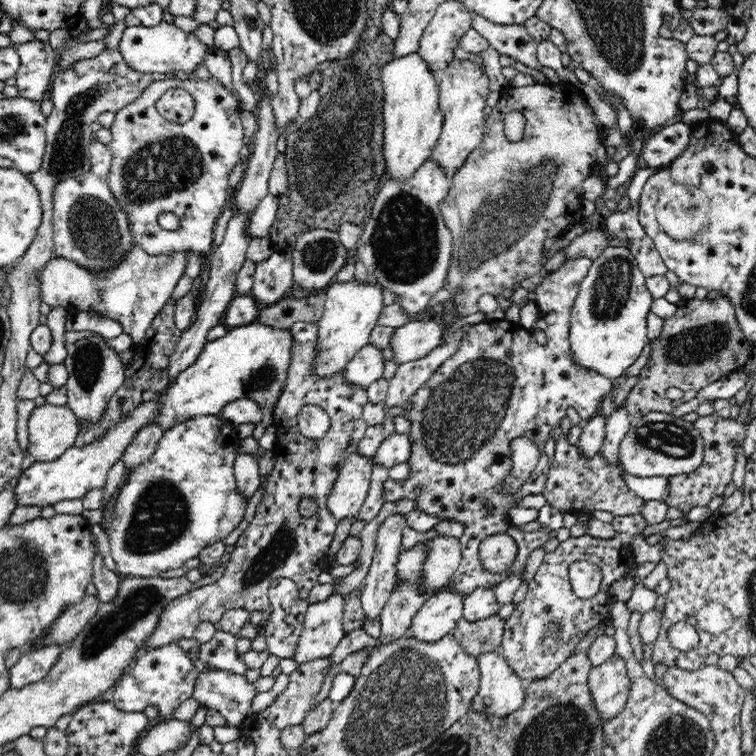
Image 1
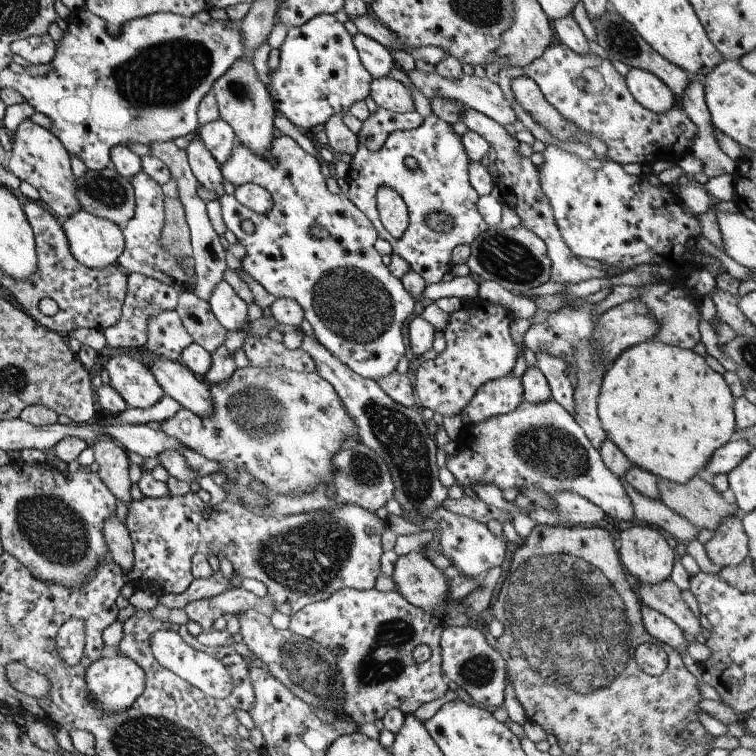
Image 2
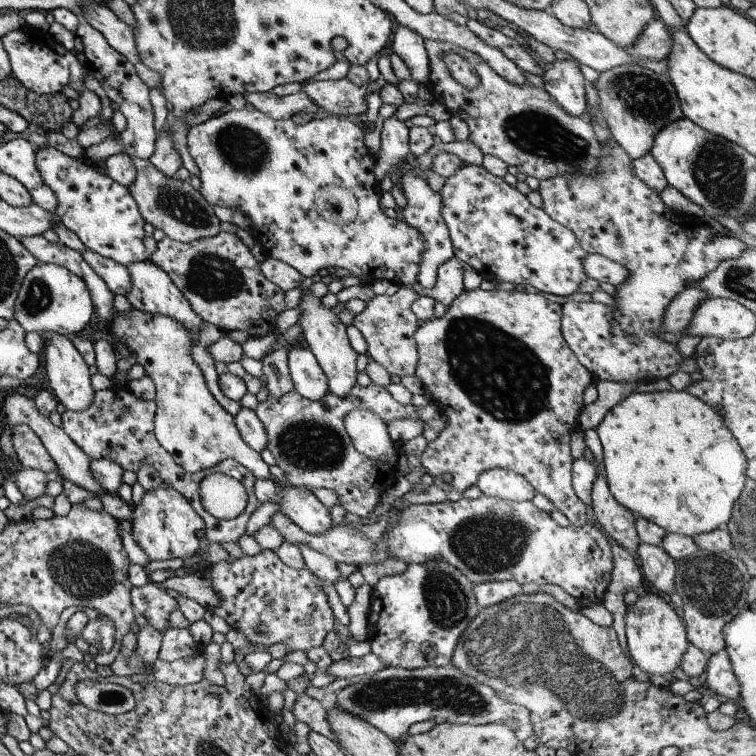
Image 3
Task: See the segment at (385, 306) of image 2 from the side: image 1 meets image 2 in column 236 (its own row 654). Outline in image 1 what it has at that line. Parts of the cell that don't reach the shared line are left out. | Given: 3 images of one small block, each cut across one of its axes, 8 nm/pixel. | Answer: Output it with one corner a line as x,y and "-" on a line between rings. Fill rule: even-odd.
218,629
209,642
202,643
200,648
201,662
206,669
214,671
230,671
244,675
248,665
244,663
242,654
236,649
237,635
230,634
224,629
-
170,642
146,651
126,670
114,686
113,703
124,712
144,712
148,707
156,707
159,722
174,719
173,714
182,702
193,698
198,670
188,660
187,653
177,642

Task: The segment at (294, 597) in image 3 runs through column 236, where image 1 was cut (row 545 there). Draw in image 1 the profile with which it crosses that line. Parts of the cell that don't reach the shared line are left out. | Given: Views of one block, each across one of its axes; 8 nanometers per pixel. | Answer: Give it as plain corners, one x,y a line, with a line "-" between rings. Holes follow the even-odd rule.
641,514
614,517
611,522
616,536
608,539
565,533
558,547
545,554
544,560
528,581
526,598
515,606
505,622
505,631
500,646
500,654
505,656
514,672
526,682
540,680
550,676
569,656
578,652
576,646
594,626
606,624
611,620
611,606
616,601
610,594
610,588
617,580
632,574
634,558
630,555
630,546
636,536
644,535
649,524
-
578,560
596,564
602,571
600,592
592,599
580,599
574,595
569,581
569,566

